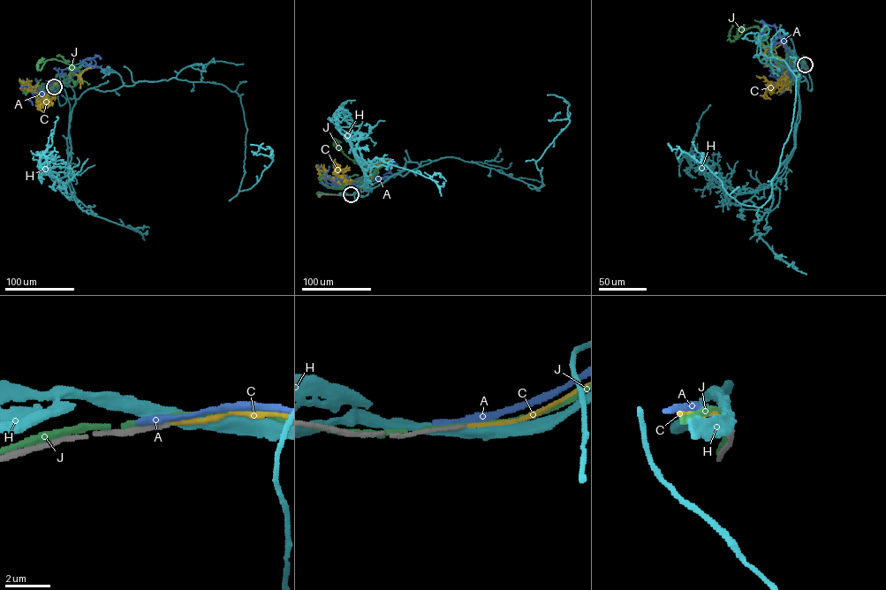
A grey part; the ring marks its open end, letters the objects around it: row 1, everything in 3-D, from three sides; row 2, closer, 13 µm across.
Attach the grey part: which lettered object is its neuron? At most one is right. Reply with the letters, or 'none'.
C

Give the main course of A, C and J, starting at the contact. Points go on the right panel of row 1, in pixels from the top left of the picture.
A: (805, 64), (791, 58), (774, 26), (764, 26), (758, 36), (761, 35)
C: (805, 64), (796, 57), (792, 59), (782, 82), (783, 72), (779, 64), (767, 56)
J: (805, 64), (804, 69), (803, 57)

